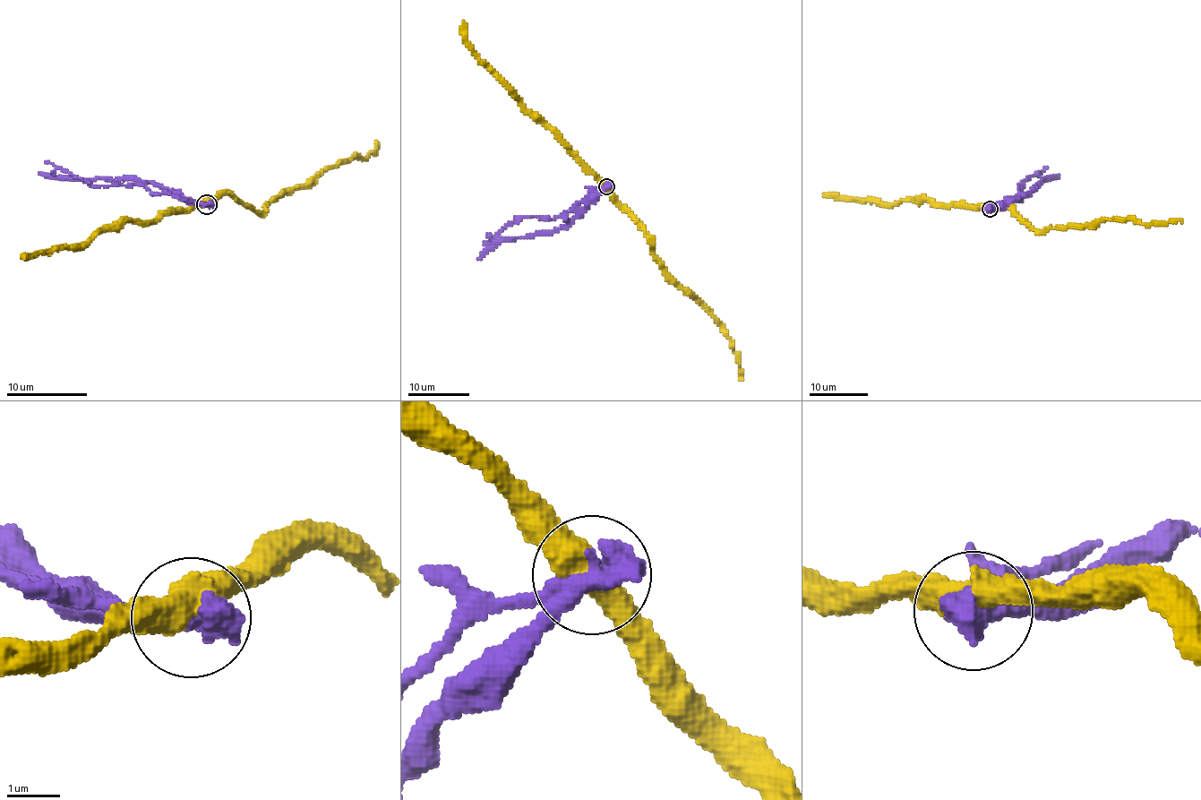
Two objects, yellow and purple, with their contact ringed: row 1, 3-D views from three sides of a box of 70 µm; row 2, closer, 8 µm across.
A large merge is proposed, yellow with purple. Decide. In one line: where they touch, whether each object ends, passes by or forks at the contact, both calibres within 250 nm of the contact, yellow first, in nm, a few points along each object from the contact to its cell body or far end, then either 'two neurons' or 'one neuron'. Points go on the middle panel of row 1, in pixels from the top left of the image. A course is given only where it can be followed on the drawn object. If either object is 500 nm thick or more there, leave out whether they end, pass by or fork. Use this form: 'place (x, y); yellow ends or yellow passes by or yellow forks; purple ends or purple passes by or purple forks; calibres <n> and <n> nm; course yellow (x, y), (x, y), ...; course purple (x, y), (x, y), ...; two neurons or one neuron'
place (606, 186); calibres 550 and 650 nm; course yellow (604, 187), (649, 241), (653, 255), (660, 267), (722, 326), (731, 343), (742, 380); course purple (606, 187), (563, 227), (548, 232), (499, 240), (478, 258); two neurons

